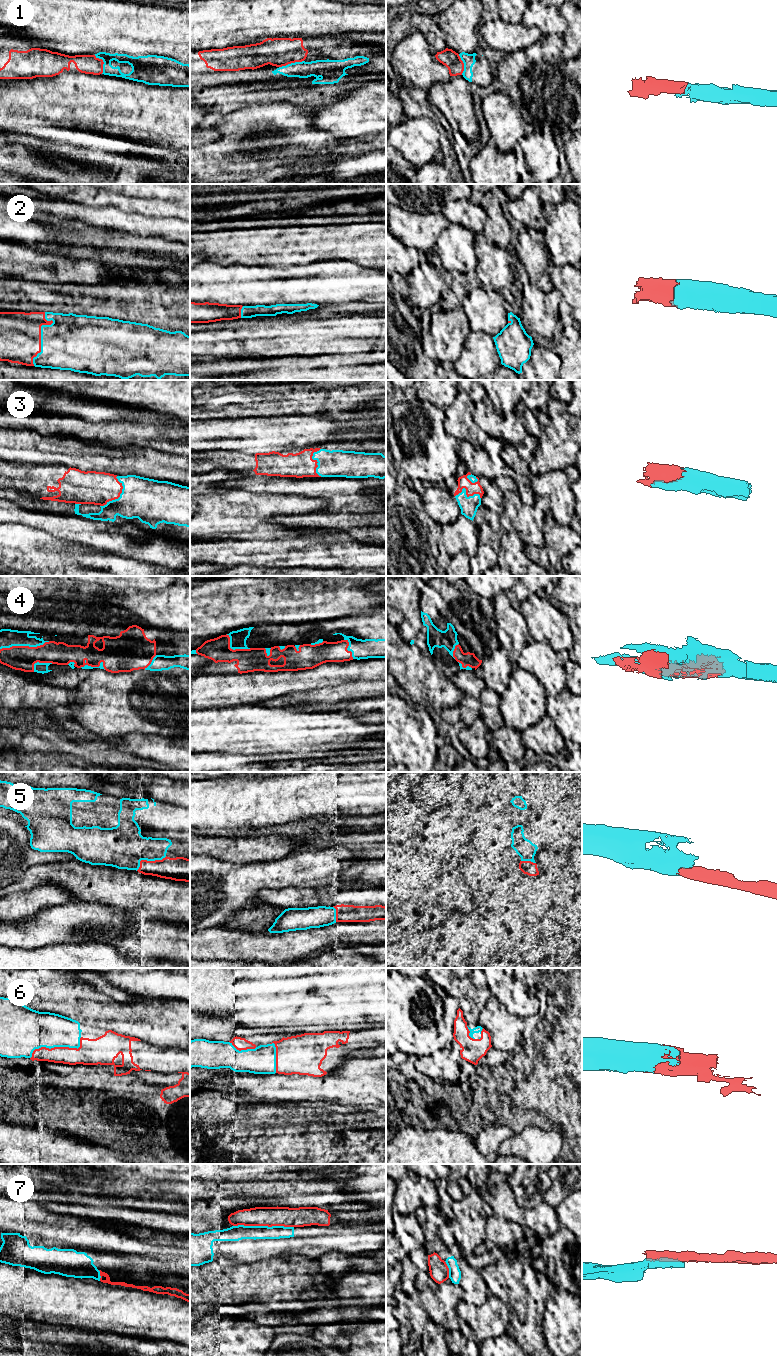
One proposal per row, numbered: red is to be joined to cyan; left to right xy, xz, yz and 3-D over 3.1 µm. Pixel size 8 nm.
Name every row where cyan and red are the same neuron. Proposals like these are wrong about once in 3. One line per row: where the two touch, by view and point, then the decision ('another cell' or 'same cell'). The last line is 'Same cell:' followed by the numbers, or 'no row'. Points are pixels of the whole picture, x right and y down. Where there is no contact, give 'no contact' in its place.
1: contact xz (291, 63); same cell
2: contact xy (41, 333); same cell
3: contact xy (120, 496); same cell
4: contact xy (24, 645); same cell
5: contact xy (148, 860); same cell
6: contact xy (57, 1046); same cell
7: contact xz (263, 1226); another cell
Same cell: 1, 2, 3, 4, 5, 6

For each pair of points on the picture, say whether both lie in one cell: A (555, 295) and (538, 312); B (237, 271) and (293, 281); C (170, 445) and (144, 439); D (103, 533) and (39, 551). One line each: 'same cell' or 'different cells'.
A: same cell
B: same cell
C: same cell
D: different cells

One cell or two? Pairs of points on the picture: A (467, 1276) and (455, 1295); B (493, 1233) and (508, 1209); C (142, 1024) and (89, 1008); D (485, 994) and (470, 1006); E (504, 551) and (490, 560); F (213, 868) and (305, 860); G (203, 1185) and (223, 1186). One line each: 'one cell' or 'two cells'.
A: two cells
B: two cells
C: one cell
D: one cell
E: two cells
F: one cell
G: one cell

